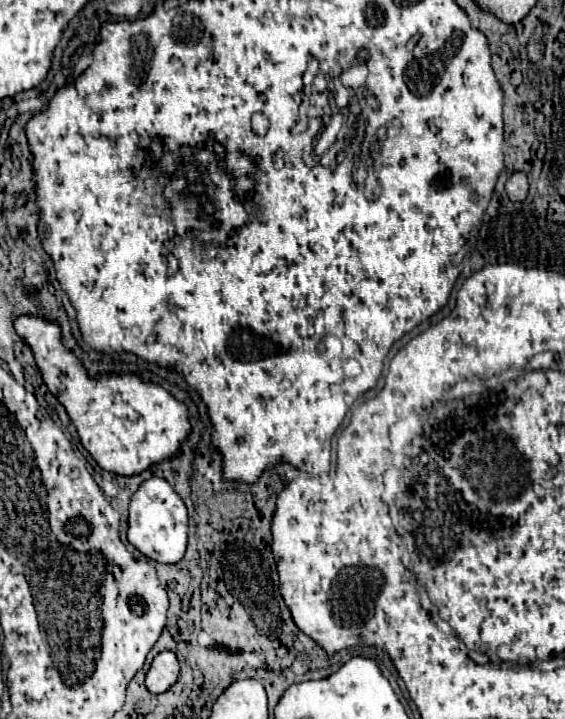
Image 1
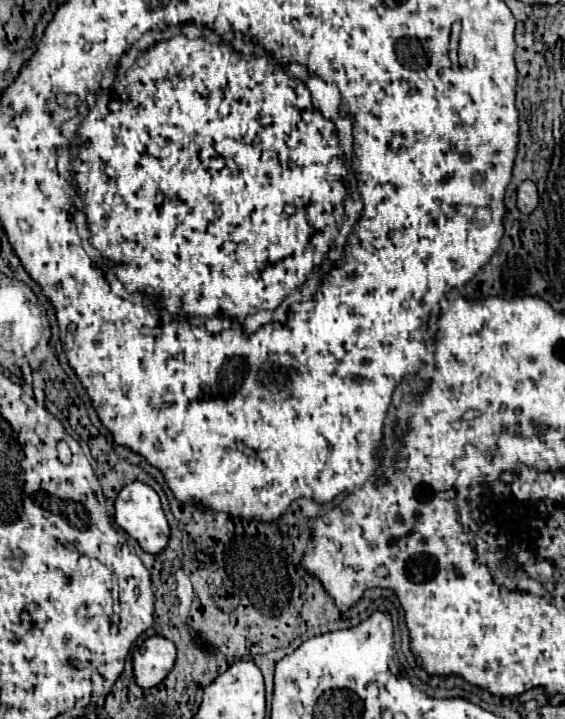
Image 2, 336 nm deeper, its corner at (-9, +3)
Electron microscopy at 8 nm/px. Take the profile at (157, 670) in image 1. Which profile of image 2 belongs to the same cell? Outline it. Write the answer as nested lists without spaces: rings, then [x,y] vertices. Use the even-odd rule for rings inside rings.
[[[151,636],[133,652],[135,682],[141,688],[153,688],[161,684],[173,670],[177,658],[175,644],[161,636]]]

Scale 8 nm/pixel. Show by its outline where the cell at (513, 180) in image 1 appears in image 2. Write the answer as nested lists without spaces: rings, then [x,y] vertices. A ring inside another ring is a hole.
[[[525,180],[523,184],[519,184],[517,188],[517,208],[523,212],[523,214],[531,214],[535,210],[539,202],[539,196],[537,196],[537,188],[531,180]]]

